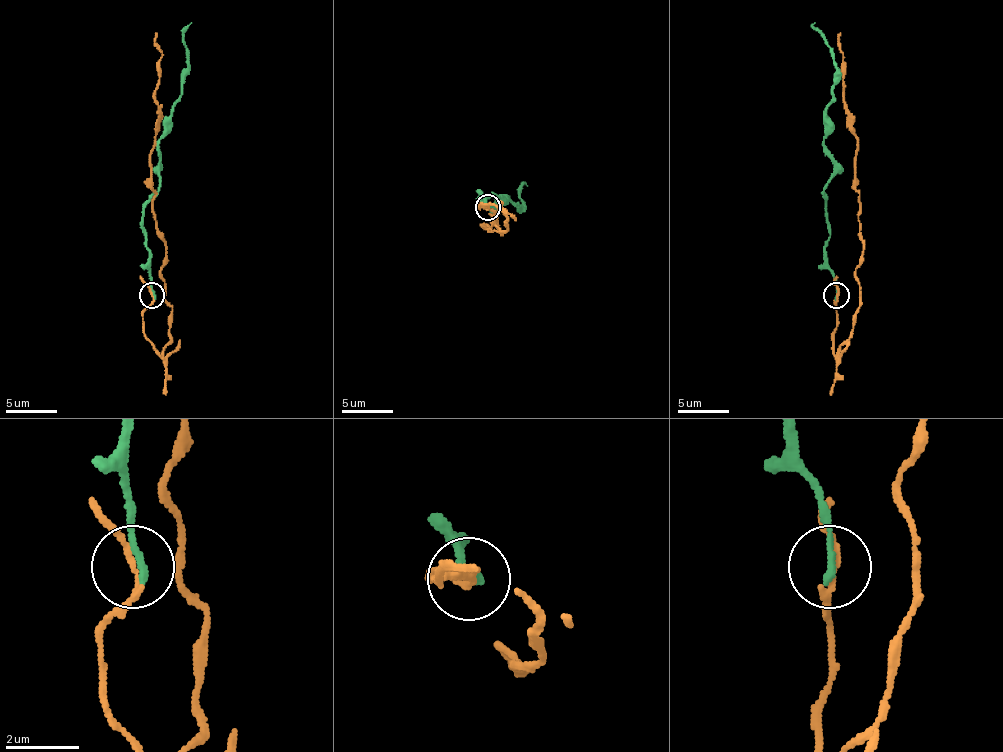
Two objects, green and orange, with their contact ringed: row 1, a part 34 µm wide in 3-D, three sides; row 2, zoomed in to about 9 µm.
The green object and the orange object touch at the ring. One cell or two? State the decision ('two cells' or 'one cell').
two cells

